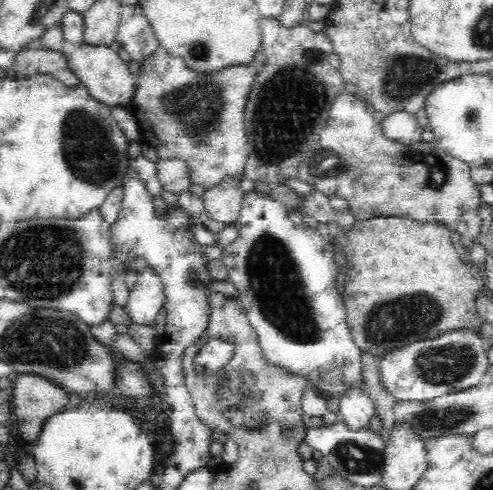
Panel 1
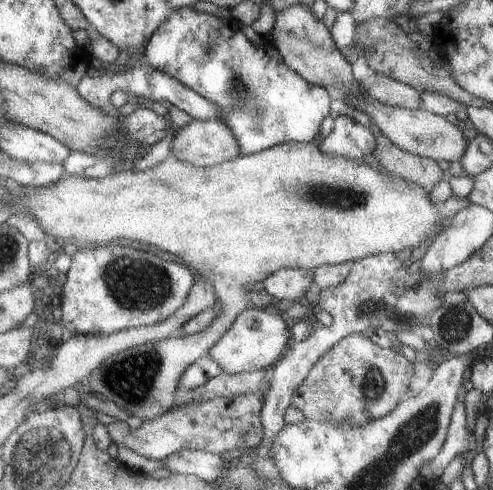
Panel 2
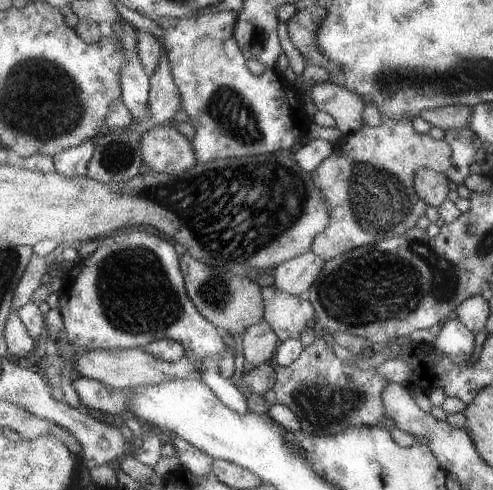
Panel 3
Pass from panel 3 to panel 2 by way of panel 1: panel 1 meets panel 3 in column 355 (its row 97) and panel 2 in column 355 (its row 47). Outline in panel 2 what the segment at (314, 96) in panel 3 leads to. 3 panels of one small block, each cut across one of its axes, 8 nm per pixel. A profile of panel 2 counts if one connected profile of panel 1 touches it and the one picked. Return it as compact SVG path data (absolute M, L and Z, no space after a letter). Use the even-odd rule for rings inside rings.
M295 4L291 8L285 8L283 12L275 12L275 26L273 26L273 42L275 48L279 48L279 52L283 54L283 60L297 70L307 82L317 84L321 88L335 88L345 96L345 104L351 106L353 110L361 110L365 114L369 114L375 122L375 126L379 126L383 130L385 136L391 138L391 142L395 142L397 146L425 156L425 158L433 158L433 160L445 160L445 162L459 162L465 152L469 150L471 142L467 140L467 136L463 136L463 130L453 124L447 122L445 116L437 116L429 110L409 110L409 108L395 108L395 106L385 106L385 104L377 104L371 102L367 98L363 98L361 92L361 84L355 78L355 64L351 64L345 54L339 54L339 46L337 40L333 36L333 30L329 30L323 20L315 14L313 6L307 4Z

